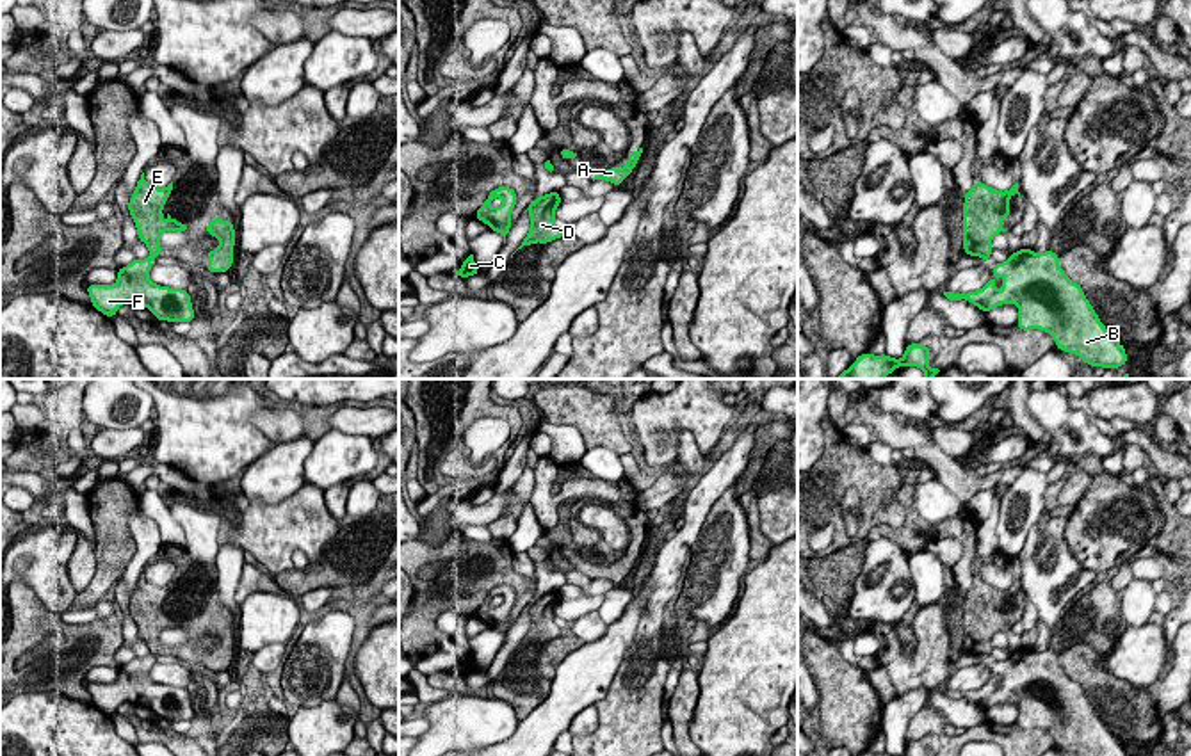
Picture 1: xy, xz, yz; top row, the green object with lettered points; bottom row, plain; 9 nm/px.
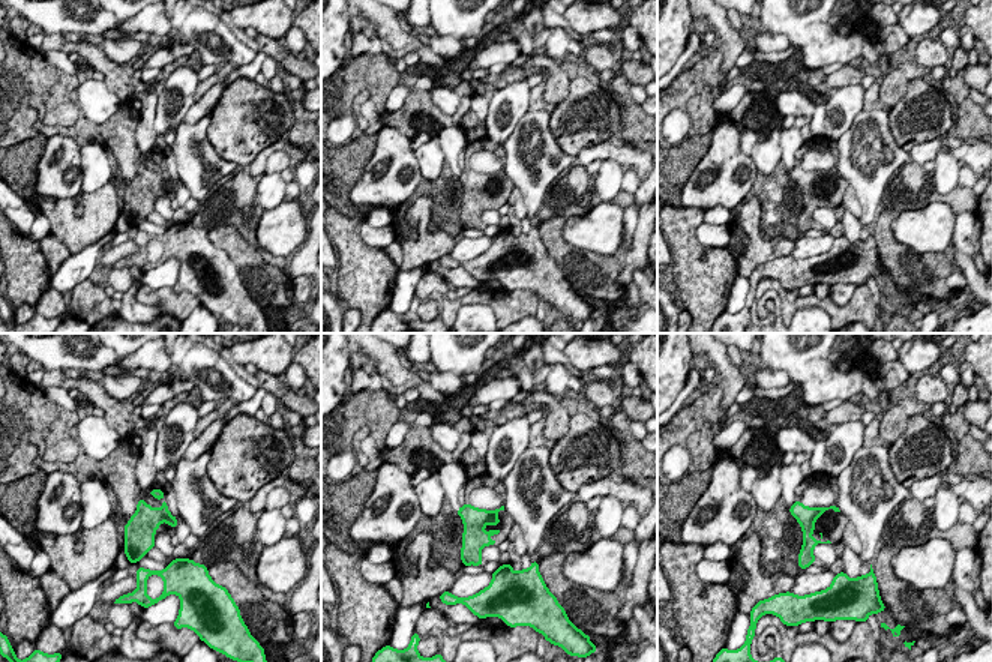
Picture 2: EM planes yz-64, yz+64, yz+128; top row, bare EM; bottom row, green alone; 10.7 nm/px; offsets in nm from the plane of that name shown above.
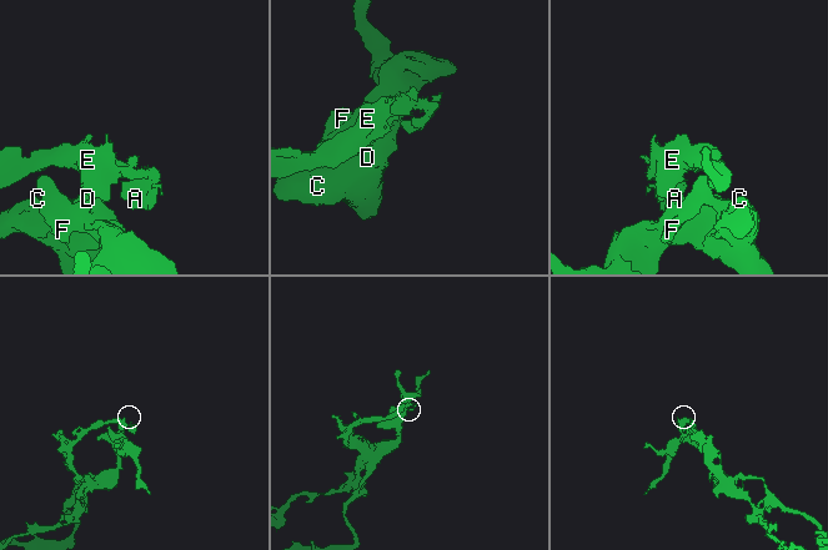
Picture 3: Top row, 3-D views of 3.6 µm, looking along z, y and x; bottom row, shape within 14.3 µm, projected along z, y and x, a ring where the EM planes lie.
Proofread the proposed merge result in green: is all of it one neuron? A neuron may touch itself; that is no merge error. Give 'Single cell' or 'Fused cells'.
Fused cells

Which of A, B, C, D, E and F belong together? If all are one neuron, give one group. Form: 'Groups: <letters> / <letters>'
Groups: A E / B C D F

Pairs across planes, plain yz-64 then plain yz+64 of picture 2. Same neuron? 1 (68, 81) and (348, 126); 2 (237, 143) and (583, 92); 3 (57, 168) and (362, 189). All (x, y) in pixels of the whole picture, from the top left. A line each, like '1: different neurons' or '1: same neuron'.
1: different neurons
2: same neuron
3: same neuron

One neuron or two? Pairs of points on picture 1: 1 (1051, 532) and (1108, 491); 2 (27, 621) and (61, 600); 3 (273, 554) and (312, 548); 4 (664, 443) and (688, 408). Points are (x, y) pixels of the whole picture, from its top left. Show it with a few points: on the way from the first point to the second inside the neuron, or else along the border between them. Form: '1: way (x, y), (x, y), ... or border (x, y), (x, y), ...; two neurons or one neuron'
1: border (1067, 518), (1065, 543), (1077, 561); two neurons
2: border (20, 579), (57, 614); two neurons
3: way (282, 545), (303, 543); one neuron
4: way (664, 434), (679, 417); one neuron

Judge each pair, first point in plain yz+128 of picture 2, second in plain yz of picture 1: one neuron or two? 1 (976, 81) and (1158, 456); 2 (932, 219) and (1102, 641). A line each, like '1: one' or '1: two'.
1: one
2: two

